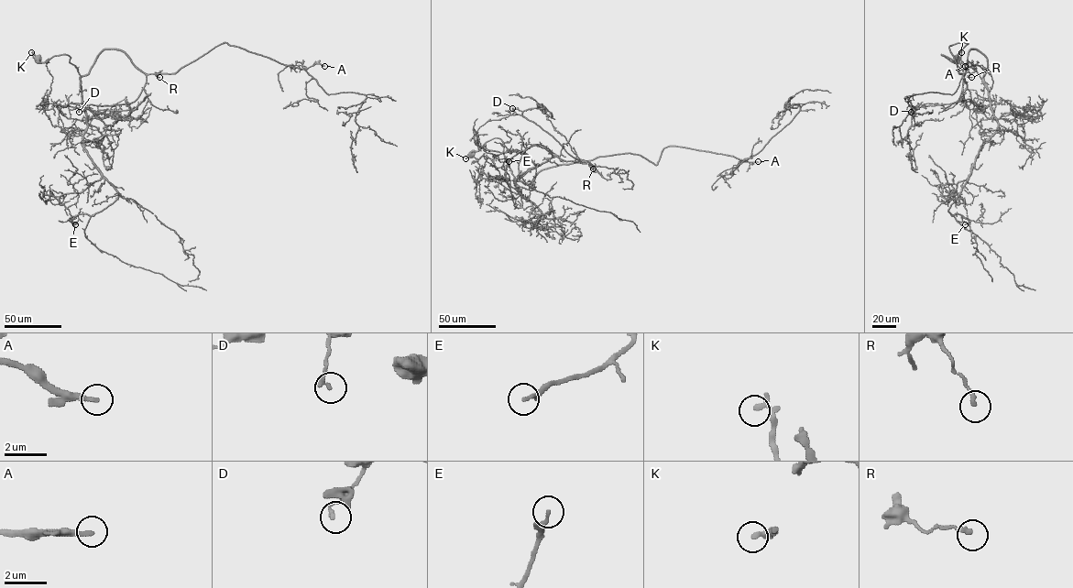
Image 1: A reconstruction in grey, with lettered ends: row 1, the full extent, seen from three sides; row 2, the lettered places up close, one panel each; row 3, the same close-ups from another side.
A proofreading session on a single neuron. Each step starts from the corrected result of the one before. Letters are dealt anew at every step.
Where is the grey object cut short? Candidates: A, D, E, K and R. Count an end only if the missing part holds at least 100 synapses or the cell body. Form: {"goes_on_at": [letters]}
{"goes_on_at": ["A"]}

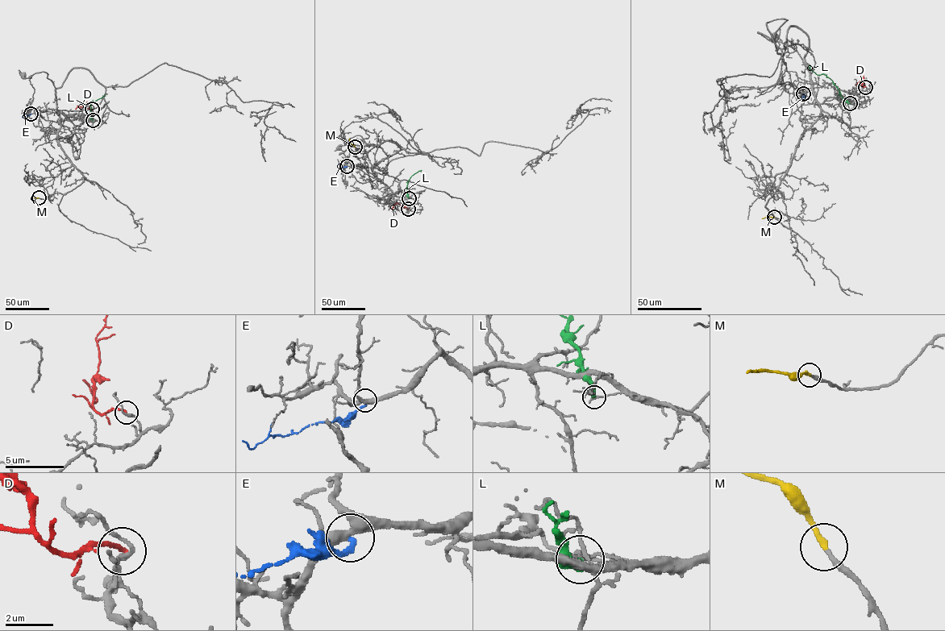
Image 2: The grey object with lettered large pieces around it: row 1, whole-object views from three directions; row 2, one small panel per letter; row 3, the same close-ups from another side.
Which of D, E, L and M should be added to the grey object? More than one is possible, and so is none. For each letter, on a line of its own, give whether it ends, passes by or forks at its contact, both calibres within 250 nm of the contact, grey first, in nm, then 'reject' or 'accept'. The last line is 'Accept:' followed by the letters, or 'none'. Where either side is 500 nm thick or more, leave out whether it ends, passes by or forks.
D: it ends there; 200 nm thick on the grey side, 170 nm on the other; reject
E: it ends there; 320 nm thick on the grey side, 220 nm on the other; reject
L: it ends there; 190 nm thick on the grey side, 260 nm on the other; reject
M: it ends there; 240 nm thick on the grey side, 280 nm on the other; accept
Accept: M

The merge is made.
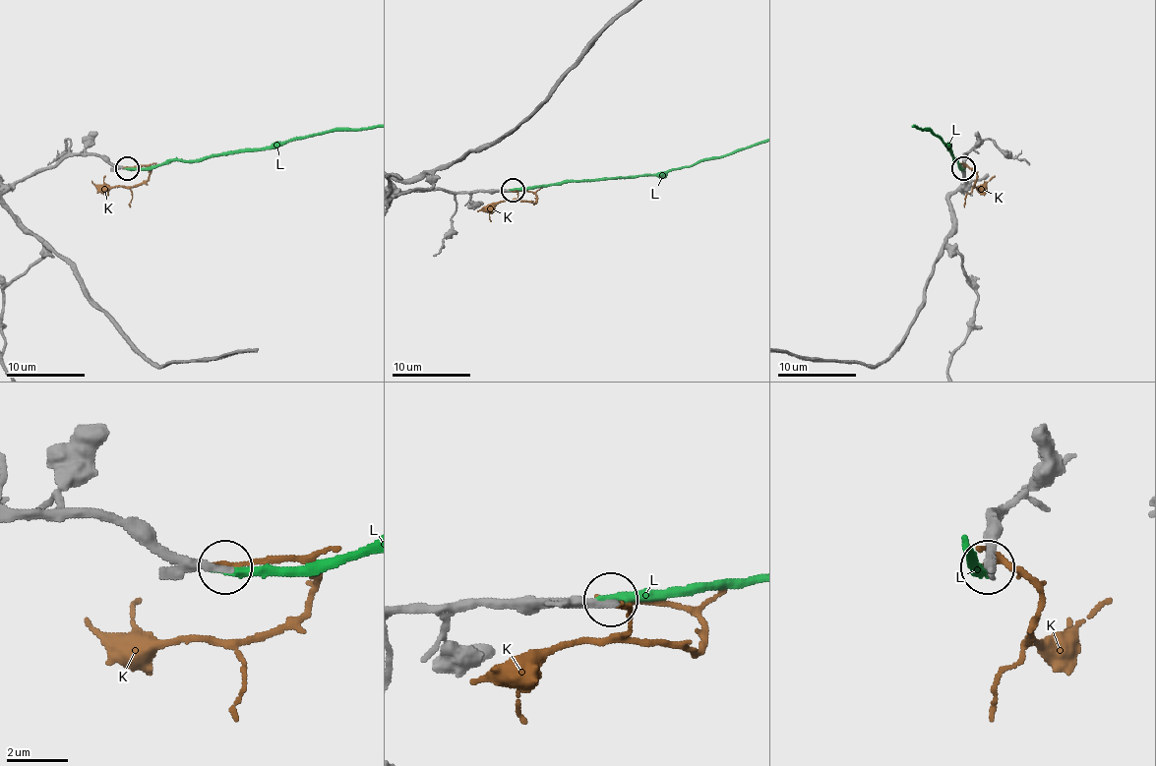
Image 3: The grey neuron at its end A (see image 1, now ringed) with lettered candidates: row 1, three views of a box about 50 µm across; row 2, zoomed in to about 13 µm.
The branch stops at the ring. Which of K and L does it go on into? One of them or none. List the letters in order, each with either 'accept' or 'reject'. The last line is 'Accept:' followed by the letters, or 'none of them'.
K: reject
L: accept
Accept: L

